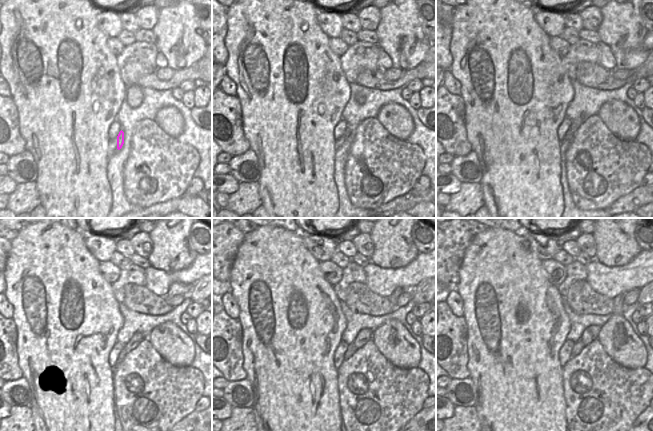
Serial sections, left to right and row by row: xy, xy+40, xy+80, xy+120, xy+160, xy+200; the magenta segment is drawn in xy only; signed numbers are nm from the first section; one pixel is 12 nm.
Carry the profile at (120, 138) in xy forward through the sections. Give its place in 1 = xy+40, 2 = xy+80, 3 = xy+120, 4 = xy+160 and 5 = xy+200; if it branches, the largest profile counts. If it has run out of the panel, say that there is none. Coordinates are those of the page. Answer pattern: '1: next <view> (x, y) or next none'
1: next xy+40 (349, 129)
2: next xy+80 (577, 123)
3: next xy+120 (137, 337)
4: next xy+160 (365, 335)
5: next xy+200 (590, 334)

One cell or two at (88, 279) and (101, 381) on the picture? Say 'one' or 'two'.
one

